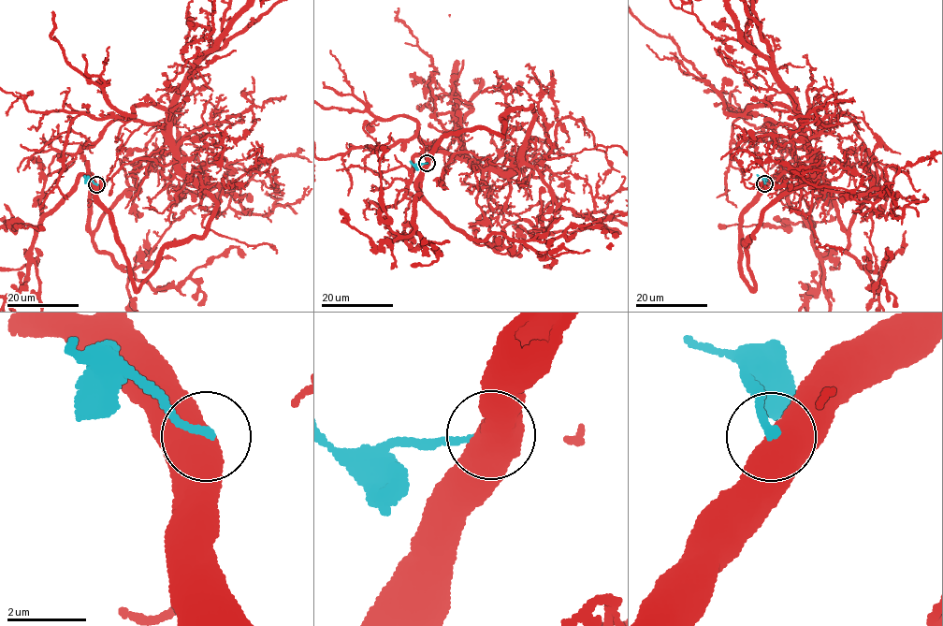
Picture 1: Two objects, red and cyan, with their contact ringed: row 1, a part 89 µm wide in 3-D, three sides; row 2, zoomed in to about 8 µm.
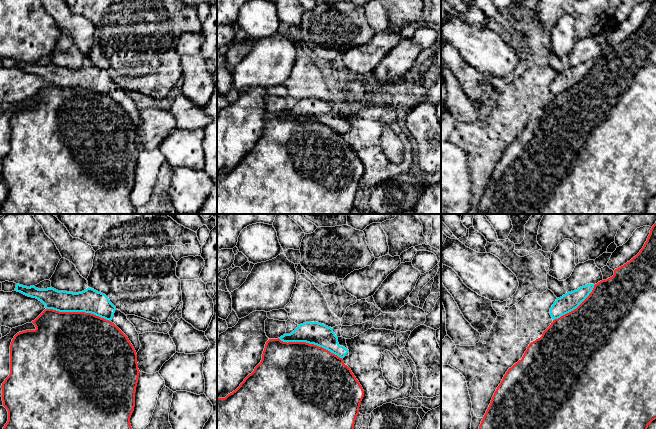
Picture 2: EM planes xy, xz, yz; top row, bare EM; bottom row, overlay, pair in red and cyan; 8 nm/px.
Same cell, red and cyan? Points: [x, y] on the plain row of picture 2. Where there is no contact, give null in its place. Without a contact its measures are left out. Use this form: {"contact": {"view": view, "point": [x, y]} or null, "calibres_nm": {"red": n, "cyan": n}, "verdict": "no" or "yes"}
{"contact": {"view": "xy", "point": [78, 88]}, "calibres_nm": {"red": 500, "cyan": 190}, "verdict": "no"}

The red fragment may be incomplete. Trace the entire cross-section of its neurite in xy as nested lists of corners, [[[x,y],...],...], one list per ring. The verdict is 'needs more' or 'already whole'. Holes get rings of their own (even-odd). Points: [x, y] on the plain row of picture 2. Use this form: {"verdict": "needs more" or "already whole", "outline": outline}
{"verdict": "already whole", "outline": [[[45,85],[32,99],[36,105],[17,109],[10,121],[10,150],[1,162],[8,197],[0,214],[134,214],[130,194],[140,147],[128,113],[111,97],[85,88]]]}

